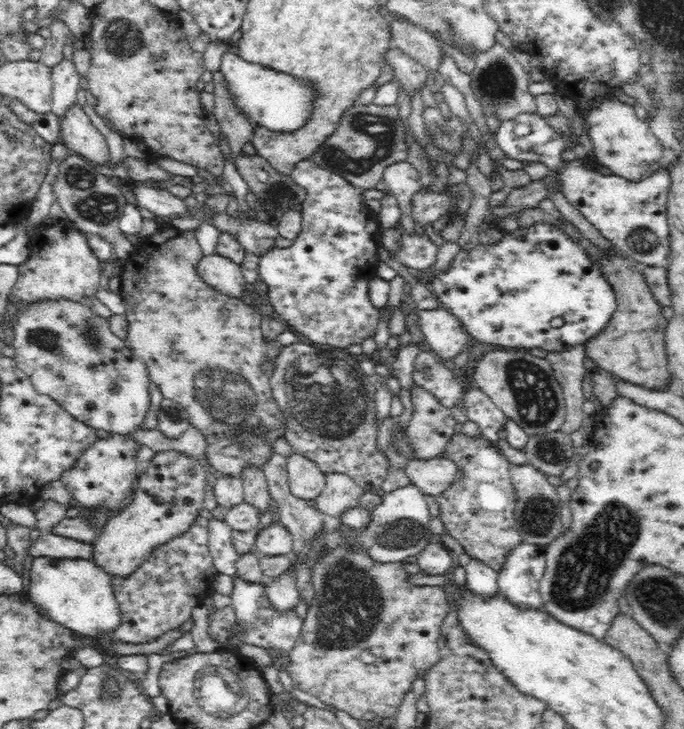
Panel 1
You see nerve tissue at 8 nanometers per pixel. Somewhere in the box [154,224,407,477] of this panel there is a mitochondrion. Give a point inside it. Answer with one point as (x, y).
(226, 390)

